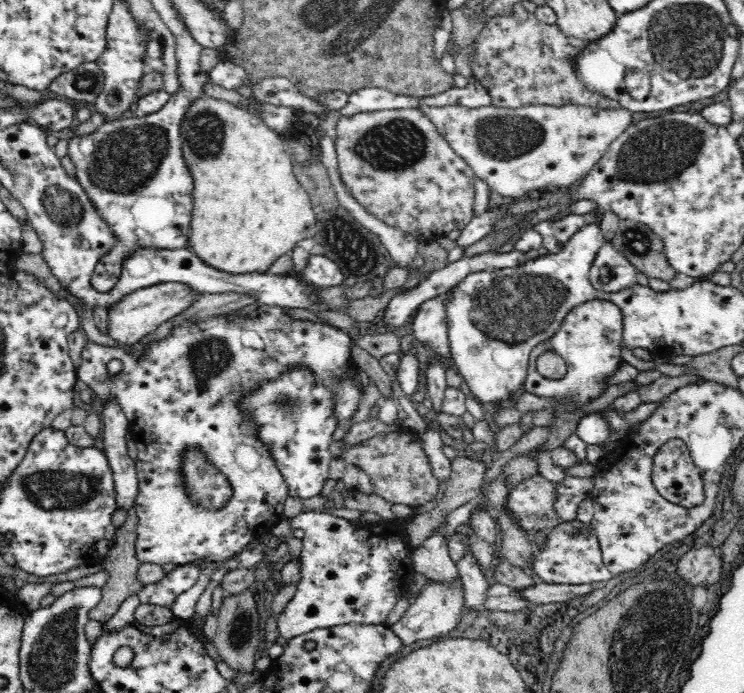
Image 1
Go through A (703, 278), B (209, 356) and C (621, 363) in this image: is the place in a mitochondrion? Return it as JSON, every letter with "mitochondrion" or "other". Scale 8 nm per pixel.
{"A":"other","B":"mitochondrion","C":"other"}

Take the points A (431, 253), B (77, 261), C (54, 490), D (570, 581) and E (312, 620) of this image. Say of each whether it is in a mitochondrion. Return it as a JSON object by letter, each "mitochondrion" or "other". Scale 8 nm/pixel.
{"A":"other","B":"other","C":"mitochondrion","D":"other","E":"other"}

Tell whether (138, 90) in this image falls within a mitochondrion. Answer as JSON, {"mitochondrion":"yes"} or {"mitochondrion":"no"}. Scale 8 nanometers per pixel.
{"mitochondrion":"no"}

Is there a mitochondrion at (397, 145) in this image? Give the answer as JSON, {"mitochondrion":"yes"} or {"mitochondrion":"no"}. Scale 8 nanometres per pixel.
{"mitochondrion":"yes"}

